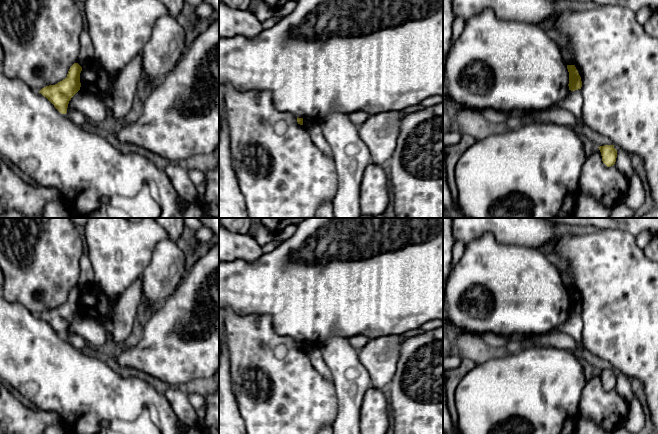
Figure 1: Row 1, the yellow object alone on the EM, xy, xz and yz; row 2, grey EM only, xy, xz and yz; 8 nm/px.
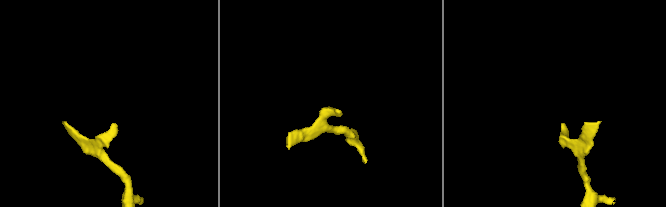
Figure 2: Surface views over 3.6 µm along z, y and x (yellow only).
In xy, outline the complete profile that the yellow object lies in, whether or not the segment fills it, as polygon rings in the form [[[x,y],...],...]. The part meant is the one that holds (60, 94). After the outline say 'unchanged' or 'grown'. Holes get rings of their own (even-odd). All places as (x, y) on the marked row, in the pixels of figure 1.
[[[74,63],[65,79],[55,85],[46,86],[39,91],[61,114],[67,113],[69,101],[80,90],[81,71],[82,67],[78,63]]] | unchanged

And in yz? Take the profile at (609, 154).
[[[604,145],[598,148],[601,152],[603,163],[607,167],[613,166],[617,158],[617,150],[614,148],[614,145]]] | unchanged

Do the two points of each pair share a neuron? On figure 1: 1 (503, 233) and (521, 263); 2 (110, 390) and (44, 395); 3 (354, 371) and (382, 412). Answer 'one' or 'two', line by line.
1: two
2: one
3: two

